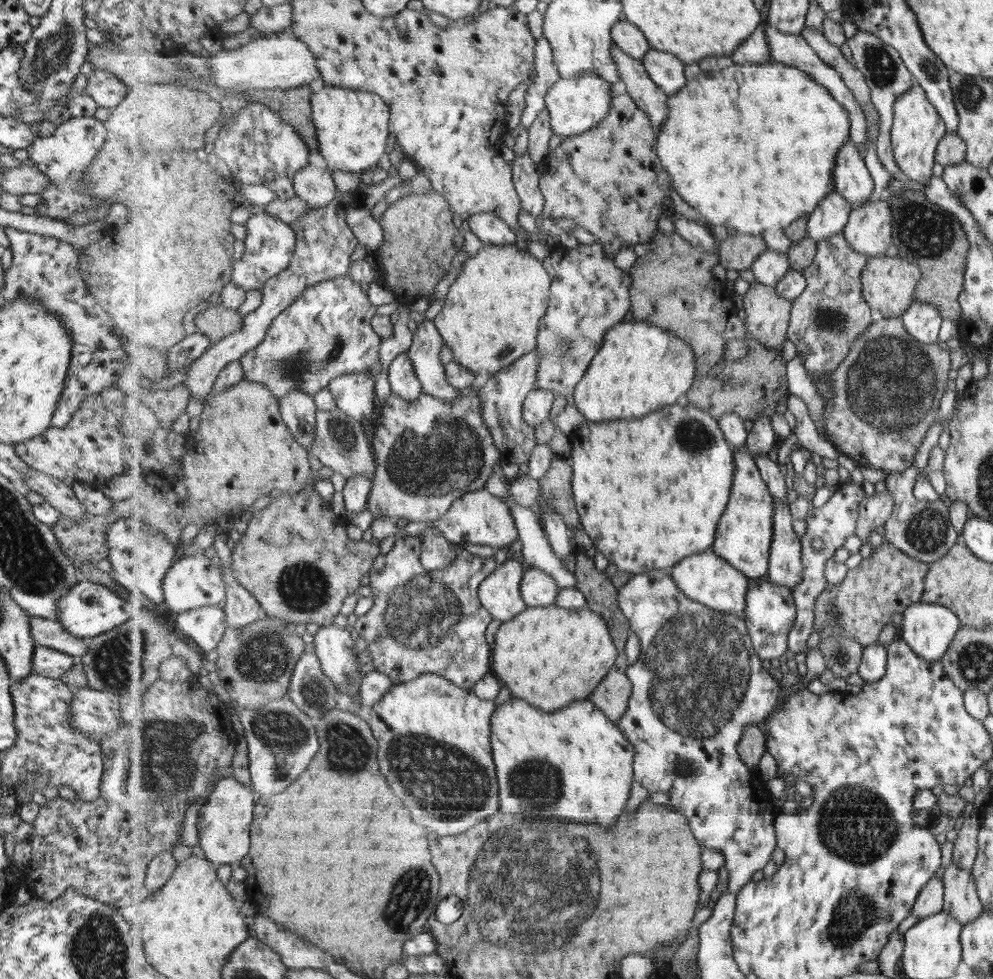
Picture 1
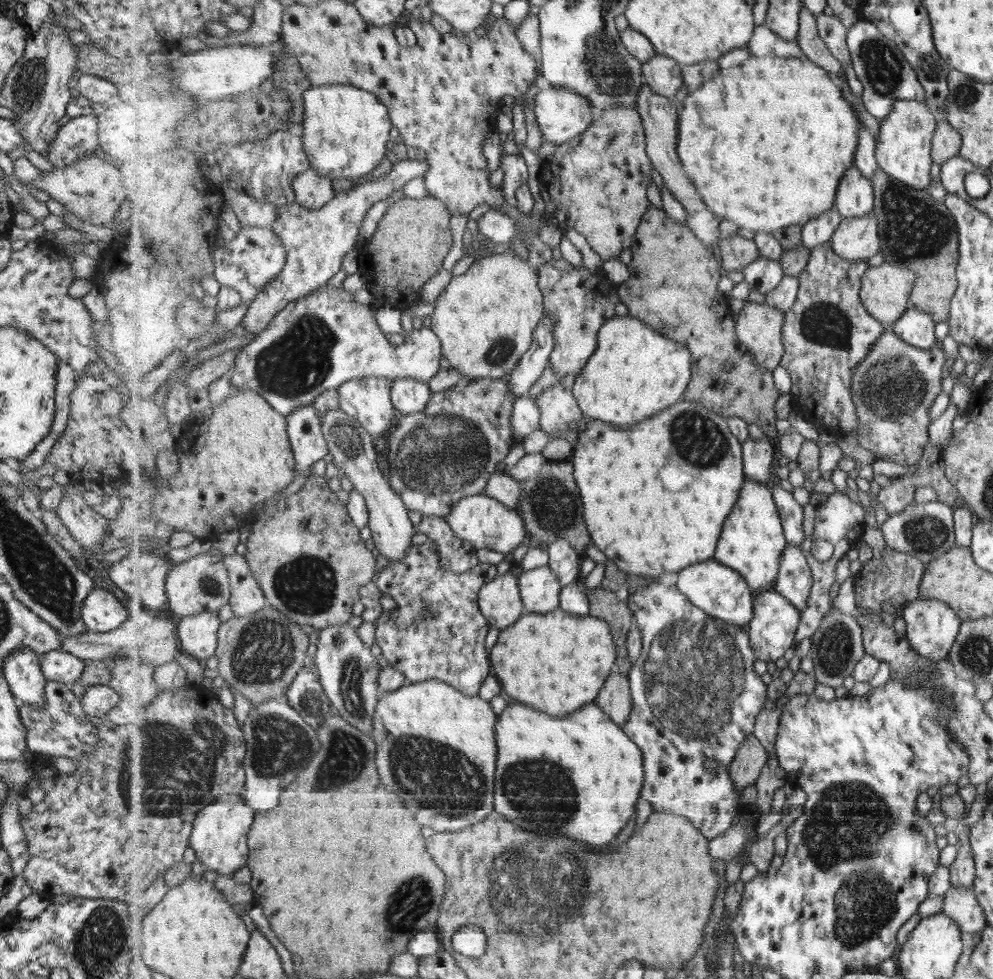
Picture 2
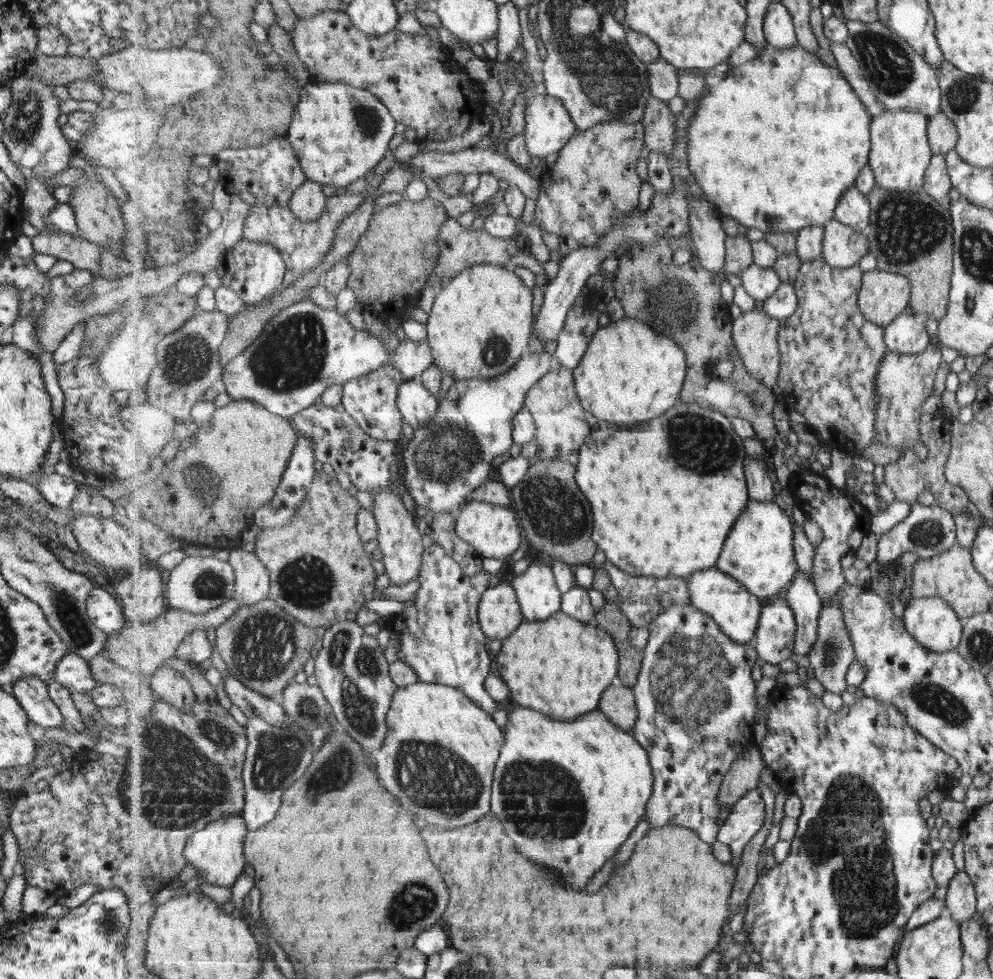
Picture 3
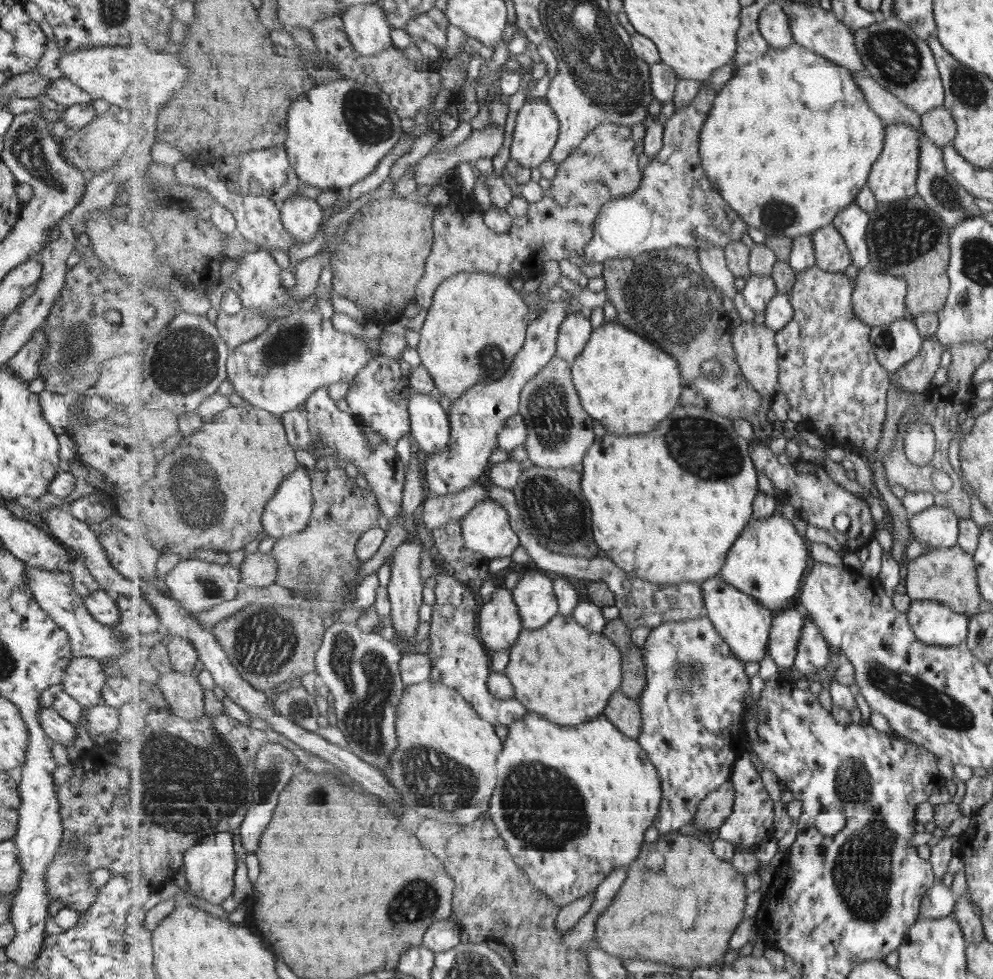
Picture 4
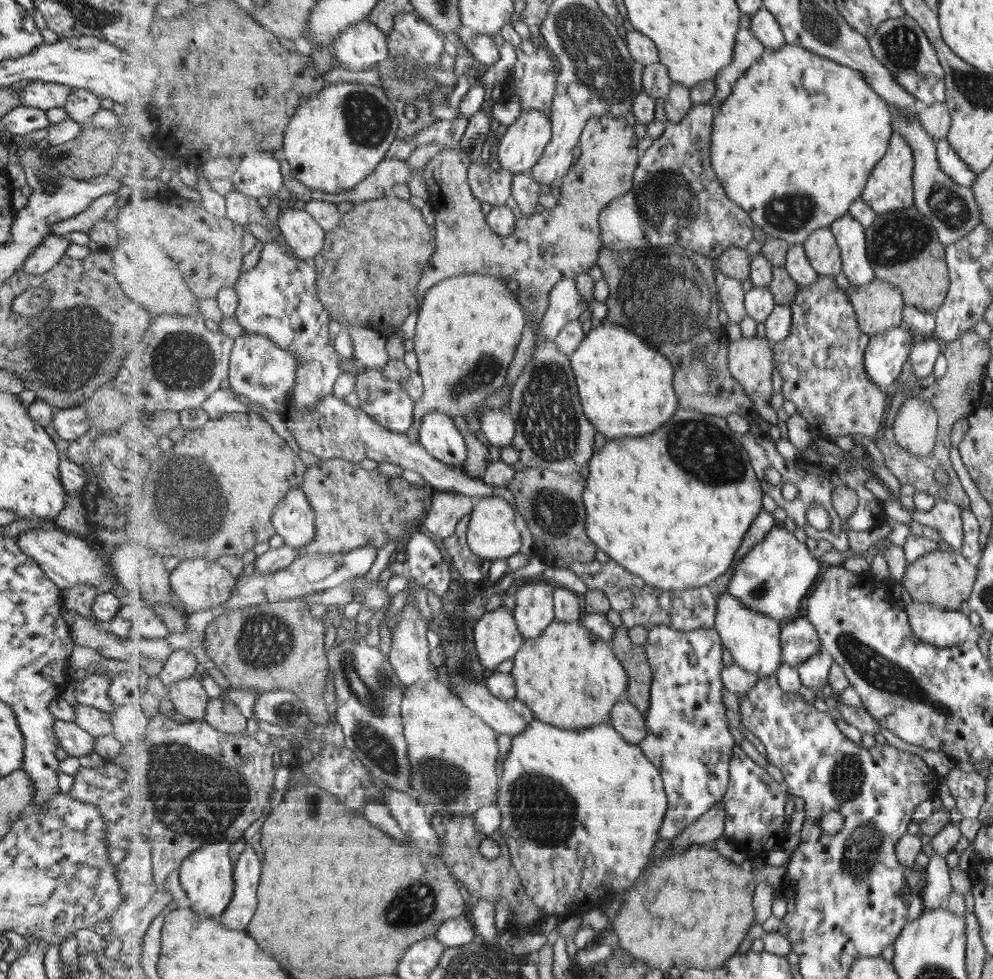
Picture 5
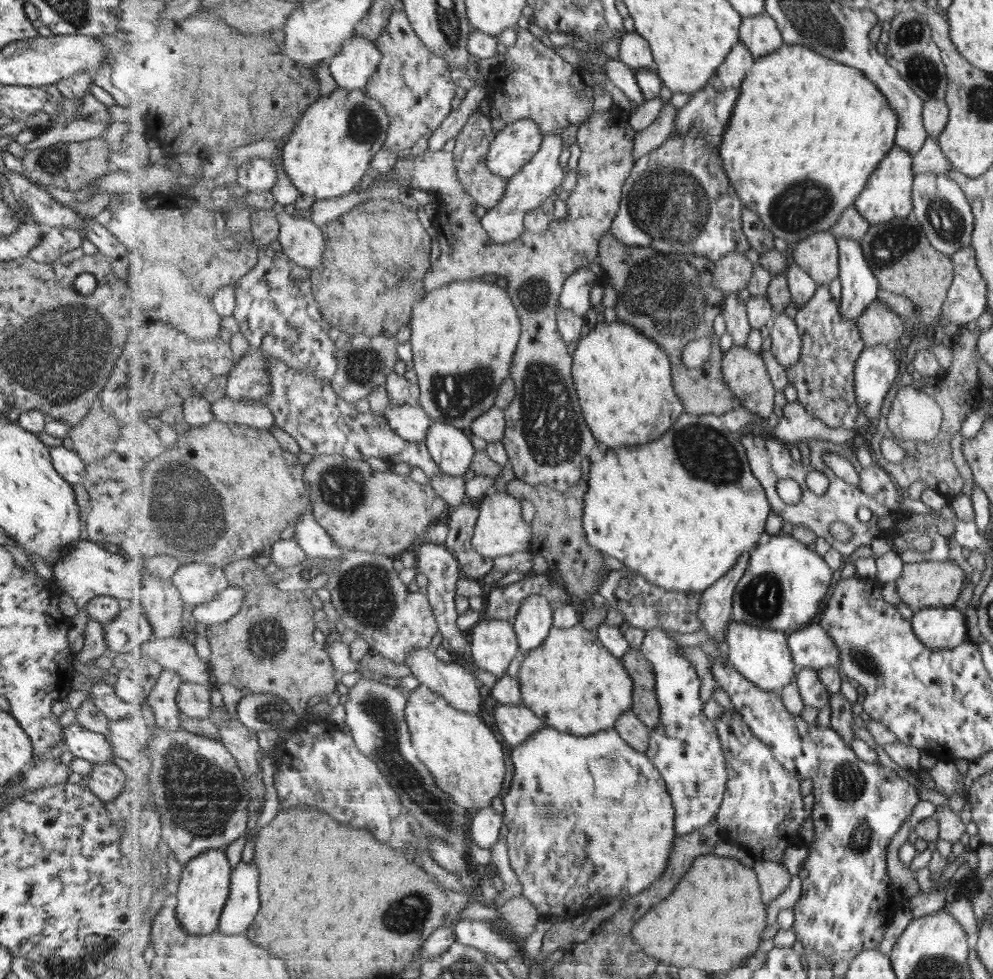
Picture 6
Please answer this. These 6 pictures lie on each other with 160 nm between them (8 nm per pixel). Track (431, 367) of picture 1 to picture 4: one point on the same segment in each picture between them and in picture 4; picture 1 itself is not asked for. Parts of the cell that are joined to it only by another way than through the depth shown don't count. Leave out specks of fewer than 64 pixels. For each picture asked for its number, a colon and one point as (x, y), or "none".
2: (316, 343)
3: (305, 349)
4: (278, 371)

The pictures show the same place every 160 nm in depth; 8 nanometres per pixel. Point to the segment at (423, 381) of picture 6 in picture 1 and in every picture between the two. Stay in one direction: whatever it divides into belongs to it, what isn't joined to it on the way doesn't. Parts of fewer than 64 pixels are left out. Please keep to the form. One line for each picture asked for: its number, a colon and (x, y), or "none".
1: (491, 316)
2: (486, 318)
3: (481, 321)
4: (477, 323)
5: (469, 327)

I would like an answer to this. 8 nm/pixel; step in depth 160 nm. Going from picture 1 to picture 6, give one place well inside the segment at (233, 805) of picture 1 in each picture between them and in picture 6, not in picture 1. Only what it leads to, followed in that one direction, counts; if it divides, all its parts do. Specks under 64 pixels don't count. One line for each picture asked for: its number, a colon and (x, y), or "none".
2: (220, 840)
3: (217, 851)
4: (210, 866)
5: (207, 876)
6: (203, 892)

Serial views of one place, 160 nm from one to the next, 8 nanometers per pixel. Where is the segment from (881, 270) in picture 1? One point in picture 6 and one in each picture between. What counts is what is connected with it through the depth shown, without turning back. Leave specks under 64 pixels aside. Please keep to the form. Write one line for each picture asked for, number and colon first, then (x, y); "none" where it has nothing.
2: (886, 289)
3: (885, 295)
4: (879, 299)
5: (879, 306)
6: (879, 324)

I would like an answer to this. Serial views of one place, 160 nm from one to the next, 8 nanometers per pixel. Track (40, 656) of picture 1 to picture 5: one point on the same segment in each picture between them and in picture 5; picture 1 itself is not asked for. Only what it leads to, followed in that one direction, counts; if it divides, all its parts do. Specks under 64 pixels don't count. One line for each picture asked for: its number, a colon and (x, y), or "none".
2: (58, 666)
3: (71, 671)
4: (83, 677)
5: (90, 691)

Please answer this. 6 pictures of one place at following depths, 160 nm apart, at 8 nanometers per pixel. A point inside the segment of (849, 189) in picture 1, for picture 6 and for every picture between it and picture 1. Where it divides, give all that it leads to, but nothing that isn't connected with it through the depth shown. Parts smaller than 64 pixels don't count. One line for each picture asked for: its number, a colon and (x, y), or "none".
2: (855, 197)
3: (854, 209)
4: (853, 222)
5: (851, 234)
6: (860, 287)

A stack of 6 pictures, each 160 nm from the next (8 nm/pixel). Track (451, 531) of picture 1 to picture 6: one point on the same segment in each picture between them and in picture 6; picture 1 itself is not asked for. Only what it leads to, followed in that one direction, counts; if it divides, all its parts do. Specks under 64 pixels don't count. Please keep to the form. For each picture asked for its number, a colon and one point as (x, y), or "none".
2: (485, 522)
3: (493, 530)
4: (487, 529)
5: (495, 531)
6: (501, 531)

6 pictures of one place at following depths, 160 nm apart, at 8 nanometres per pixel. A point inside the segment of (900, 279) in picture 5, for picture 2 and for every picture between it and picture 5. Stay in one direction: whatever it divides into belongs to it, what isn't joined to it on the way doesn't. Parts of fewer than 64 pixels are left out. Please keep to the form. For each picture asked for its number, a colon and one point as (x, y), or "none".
2: (918, 232)
3: (911, 233)
4: (907, 239)

